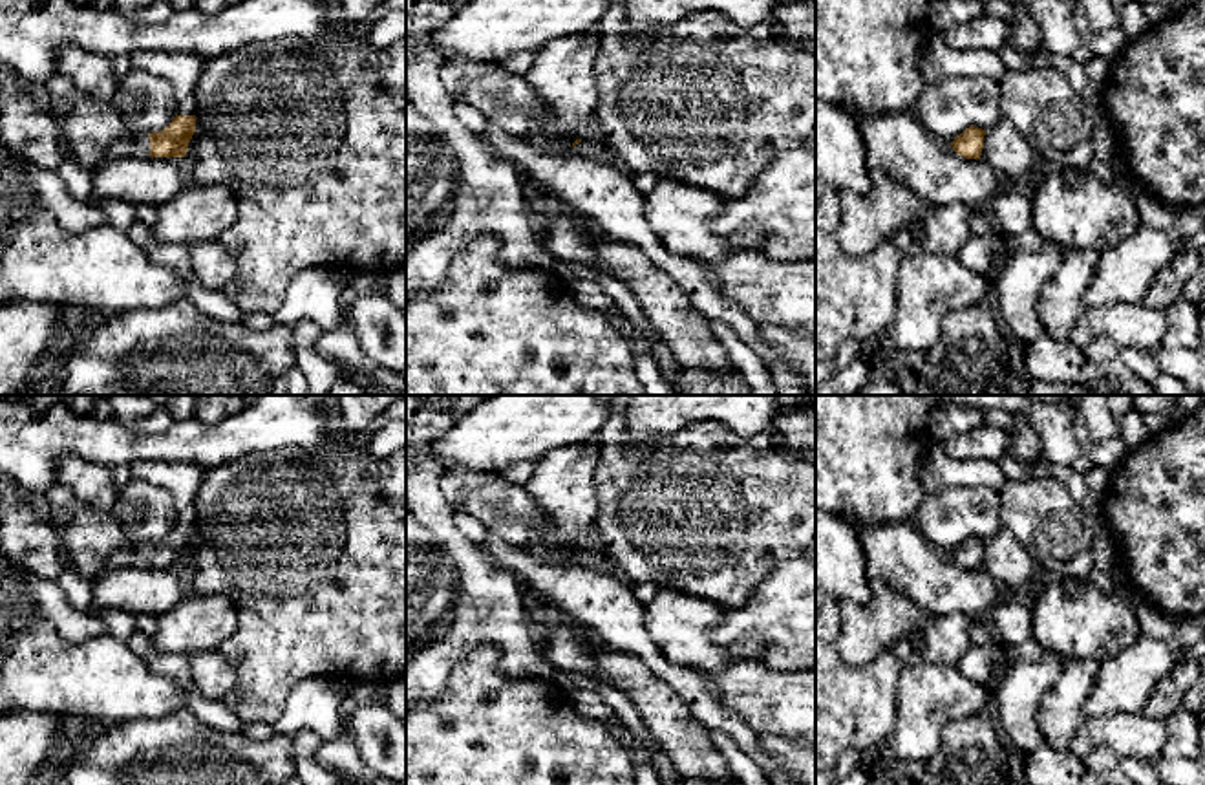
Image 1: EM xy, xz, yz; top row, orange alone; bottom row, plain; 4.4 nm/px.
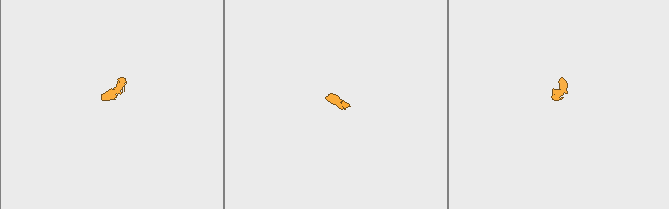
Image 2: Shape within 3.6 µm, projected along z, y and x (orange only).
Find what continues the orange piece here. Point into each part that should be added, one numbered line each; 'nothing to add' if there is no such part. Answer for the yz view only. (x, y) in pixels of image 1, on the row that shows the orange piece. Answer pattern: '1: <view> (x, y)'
nothing to add

